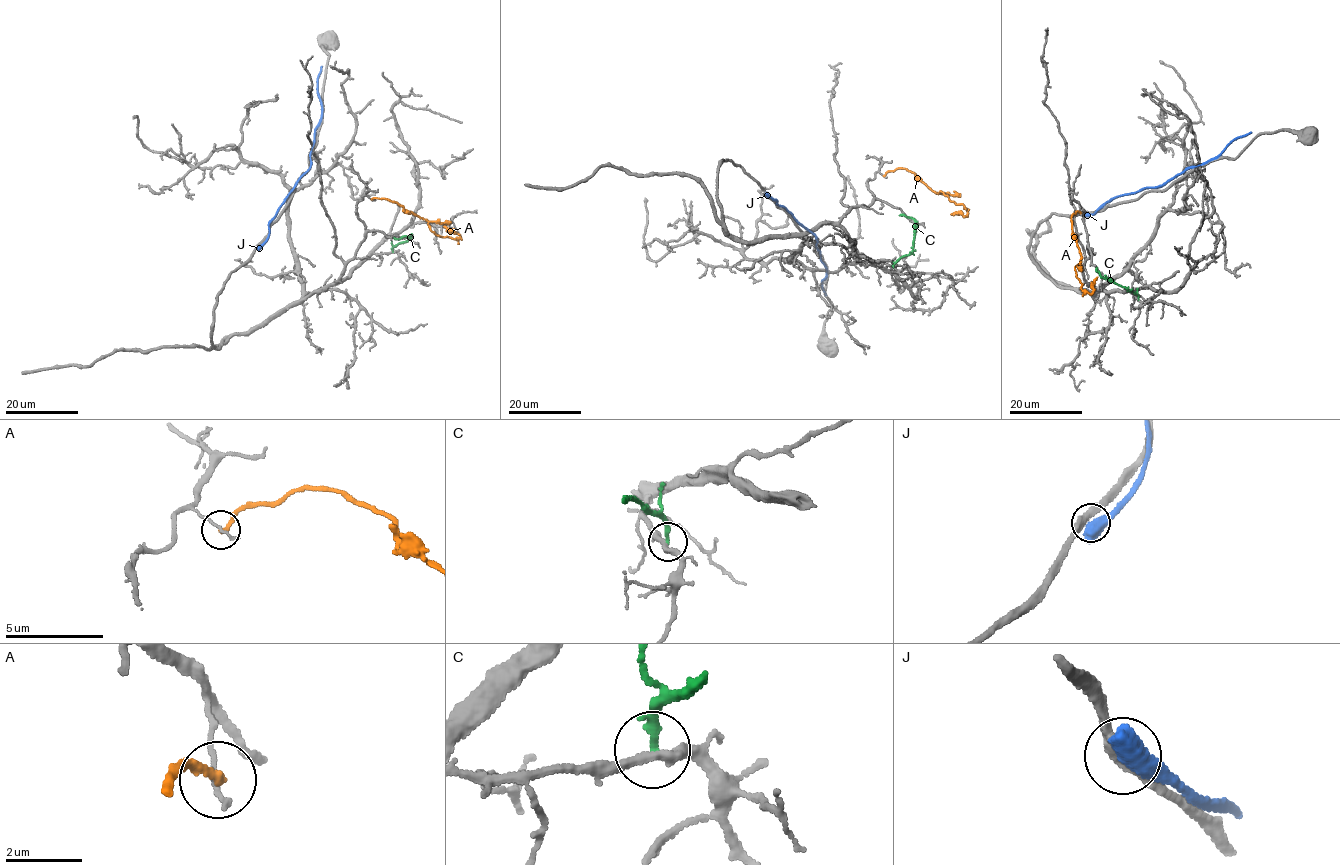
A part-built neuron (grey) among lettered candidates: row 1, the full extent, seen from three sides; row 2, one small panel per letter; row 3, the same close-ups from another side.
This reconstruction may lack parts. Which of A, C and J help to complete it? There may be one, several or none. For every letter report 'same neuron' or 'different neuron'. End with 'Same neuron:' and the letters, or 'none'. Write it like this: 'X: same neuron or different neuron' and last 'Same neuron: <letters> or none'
A: different neuron
C: different neuron
J: different neuron
Same neuron: none

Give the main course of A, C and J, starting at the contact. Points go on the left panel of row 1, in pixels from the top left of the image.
A: (371, 199), (397, 202), (403, 209), (426, 219), (437, 235), (459, 238), (444, 224)
C: (392, 251), (393, 247), (410, 238), (392, 238)
J: (258, 246), (267, 239), (269, 223), (310, 166), (315, 130), (321, 118), (317, 86), (322, 66)

